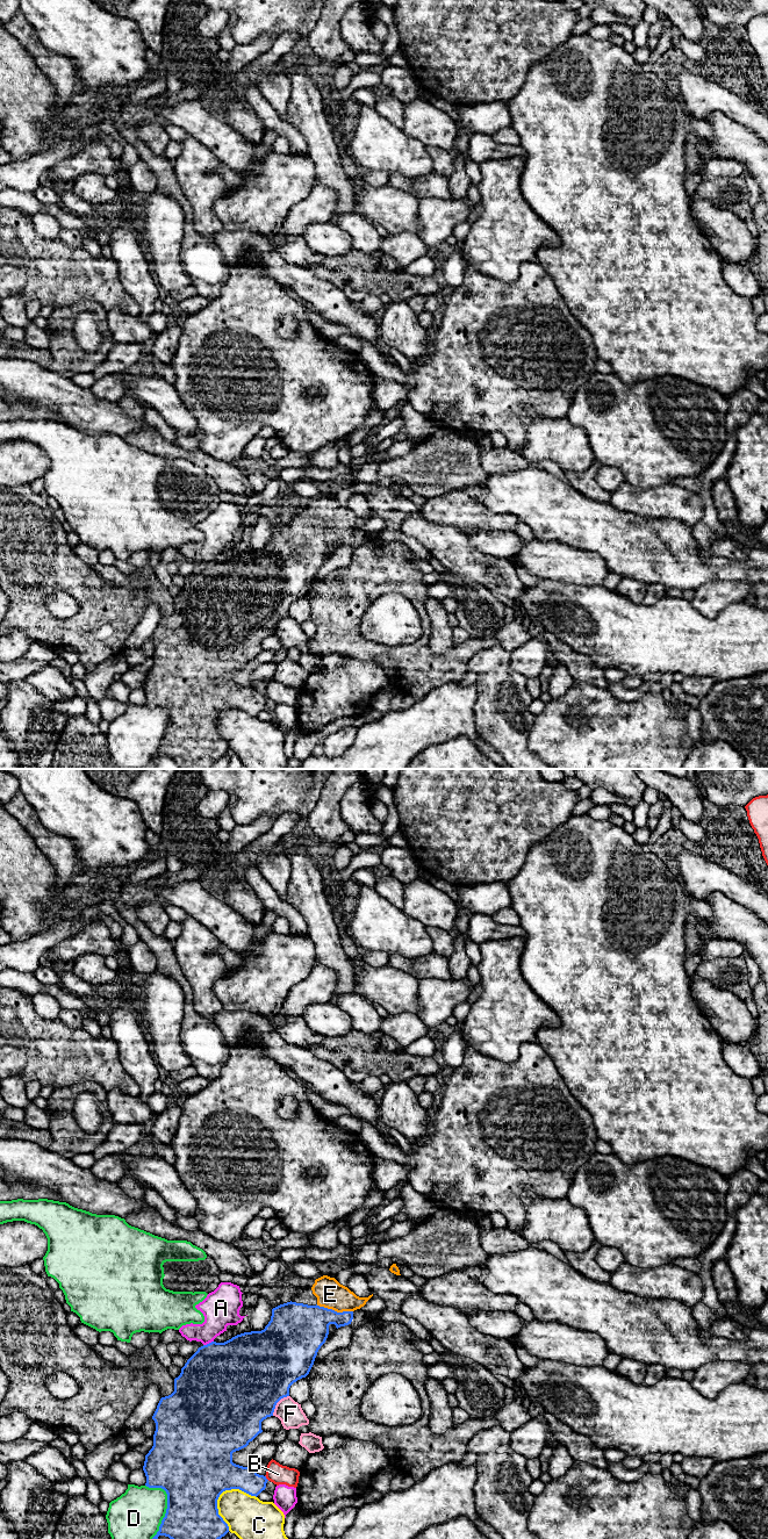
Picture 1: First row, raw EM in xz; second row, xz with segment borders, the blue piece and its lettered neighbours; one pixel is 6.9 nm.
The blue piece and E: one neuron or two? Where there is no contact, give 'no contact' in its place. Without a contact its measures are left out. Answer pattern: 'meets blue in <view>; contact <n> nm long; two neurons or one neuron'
meets blue in xz; contact 260 nm long; one neuron

